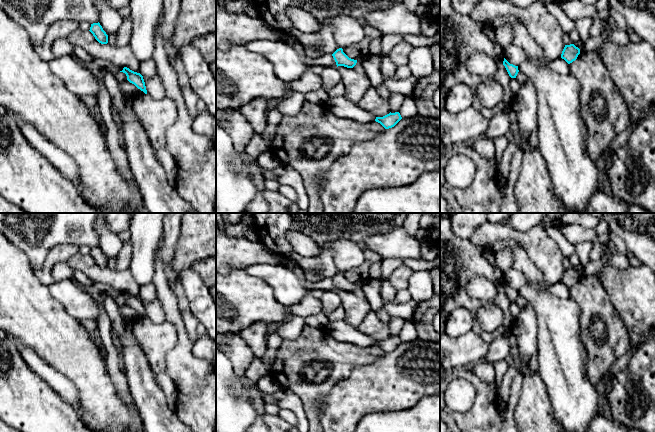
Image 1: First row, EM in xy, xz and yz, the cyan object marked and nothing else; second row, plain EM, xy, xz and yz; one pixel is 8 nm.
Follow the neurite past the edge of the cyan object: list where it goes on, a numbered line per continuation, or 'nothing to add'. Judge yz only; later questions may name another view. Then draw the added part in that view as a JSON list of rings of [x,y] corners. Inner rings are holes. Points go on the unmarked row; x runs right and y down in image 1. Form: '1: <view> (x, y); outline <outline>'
nothing to add

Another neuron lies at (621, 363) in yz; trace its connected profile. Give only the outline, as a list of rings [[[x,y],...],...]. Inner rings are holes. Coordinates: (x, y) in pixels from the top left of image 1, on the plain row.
[[[630,347],[628,349],[628,351],[623,356],[619,357],[610,366],[609,371],[604,376],[603,380],[605,383],[605,394],[606,394],[607,398],[608,398],[608,394],[609,394],[610,389],[611,389],[611,382],[612,382],[613,377],[627,367],[633,353],[634,353],[633,349]]]

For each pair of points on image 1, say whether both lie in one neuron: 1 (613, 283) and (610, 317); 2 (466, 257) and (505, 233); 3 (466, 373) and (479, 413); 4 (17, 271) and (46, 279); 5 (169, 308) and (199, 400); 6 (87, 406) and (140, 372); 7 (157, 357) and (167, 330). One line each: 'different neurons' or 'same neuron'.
1: different neurons
2: different neurons
3: same neuron
4: different neurons
5: same neuron
6: different neurons
7: same neuron

